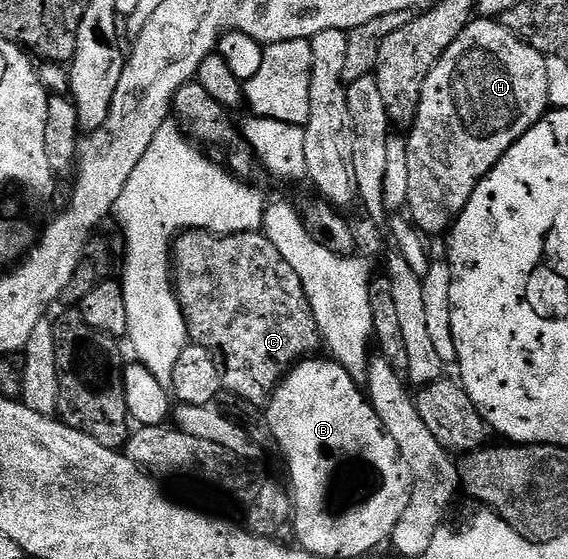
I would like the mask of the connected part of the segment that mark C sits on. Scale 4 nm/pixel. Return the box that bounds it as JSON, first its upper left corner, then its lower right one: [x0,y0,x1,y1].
[172,230,323,408]

